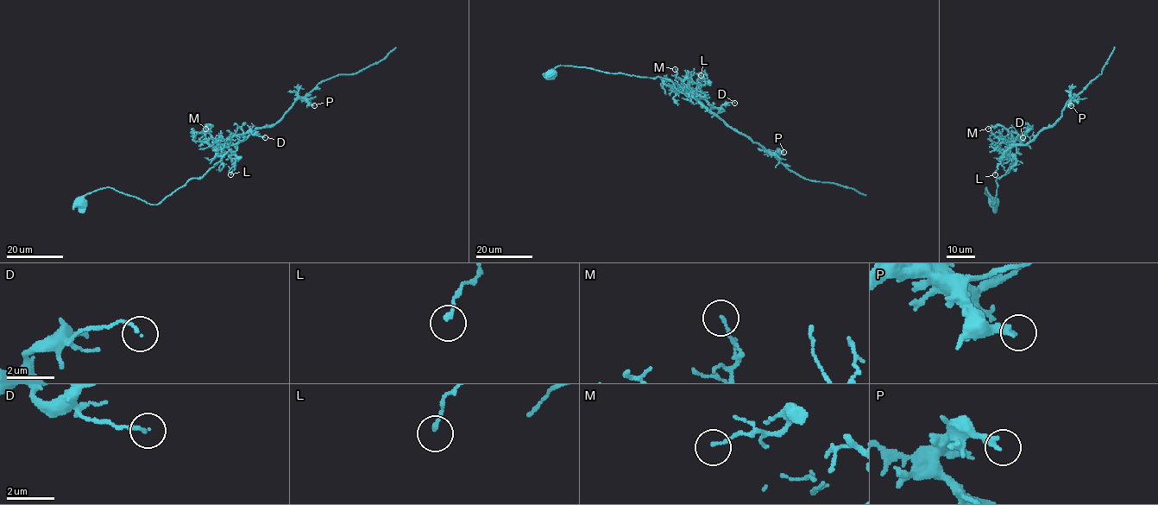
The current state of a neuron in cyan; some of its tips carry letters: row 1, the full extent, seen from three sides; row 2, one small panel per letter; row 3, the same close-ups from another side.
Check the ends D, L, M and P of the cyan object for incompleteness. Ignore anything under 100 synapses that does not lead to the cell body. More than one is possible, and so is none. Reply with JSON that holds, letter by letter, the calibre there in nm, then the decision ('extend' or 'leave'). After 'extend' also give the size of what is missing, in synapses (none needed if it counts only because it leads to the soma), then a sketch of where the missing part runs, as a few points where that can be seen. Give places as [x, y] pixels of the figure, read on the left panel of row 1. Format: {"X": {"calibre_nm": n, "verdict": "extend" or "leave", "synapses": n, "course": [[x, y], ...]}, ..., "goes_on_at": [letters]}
{"D": {"calibre_nm": 100, "verdict": "leave"}, "L": {"calibre_nm": 170, "verdict": "leave"}, "M": {"calibre_nm": 120, "verdict": "leave"}, "P": {"calibre_nm": 240, "verdict": "leave"}, "goes_on_at": []}

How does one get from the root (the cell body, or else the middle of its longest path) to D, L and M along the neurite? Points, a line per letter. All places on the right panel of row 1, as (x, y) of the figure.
D: (994, 205), (984, 190), (993, 205), (996, 179), (1016, 161), (1015, 141), (1027, 131), (1022, 137)
L: (994, 205), (984, 190), (993, 205), (996, 179), (1016, 161), (1016, 146), (1004, 153), (995, 174)
M: (994, 205), (984, 190), (993, 205), (996, 179), (1016, 161), (1016, 147), (1003, 126), (988, 129)

